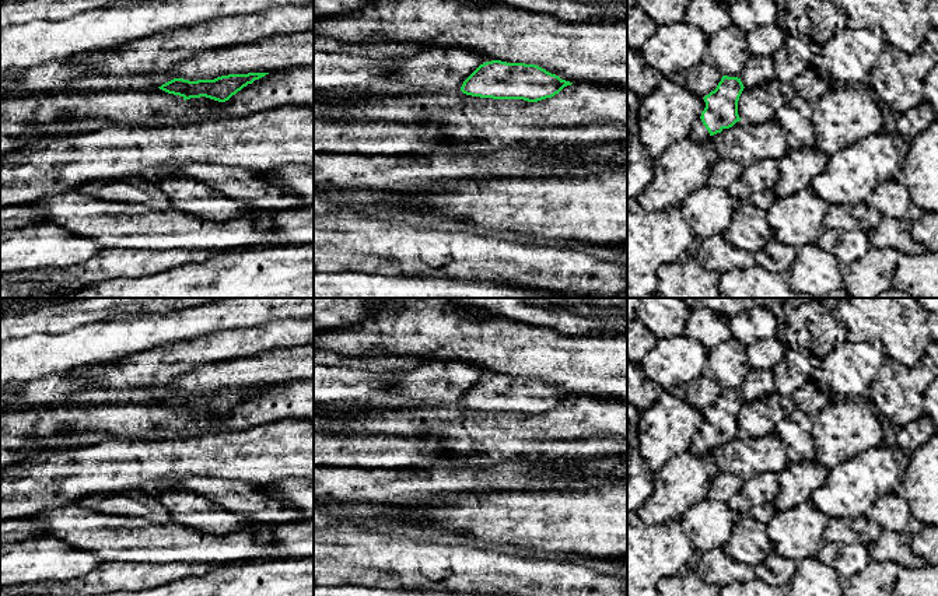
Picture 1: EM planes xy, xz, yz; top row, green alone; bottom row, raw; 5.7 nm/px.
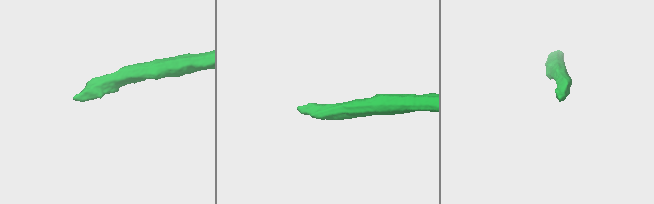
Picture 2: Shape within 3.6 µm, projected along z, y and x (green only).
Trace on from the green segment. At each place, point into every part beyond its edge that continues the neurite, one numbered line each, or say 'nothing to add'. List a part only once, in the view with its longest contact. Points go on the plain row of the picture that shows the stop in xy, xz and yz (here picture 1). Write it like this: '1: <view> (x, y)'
1: yz (699, 445)

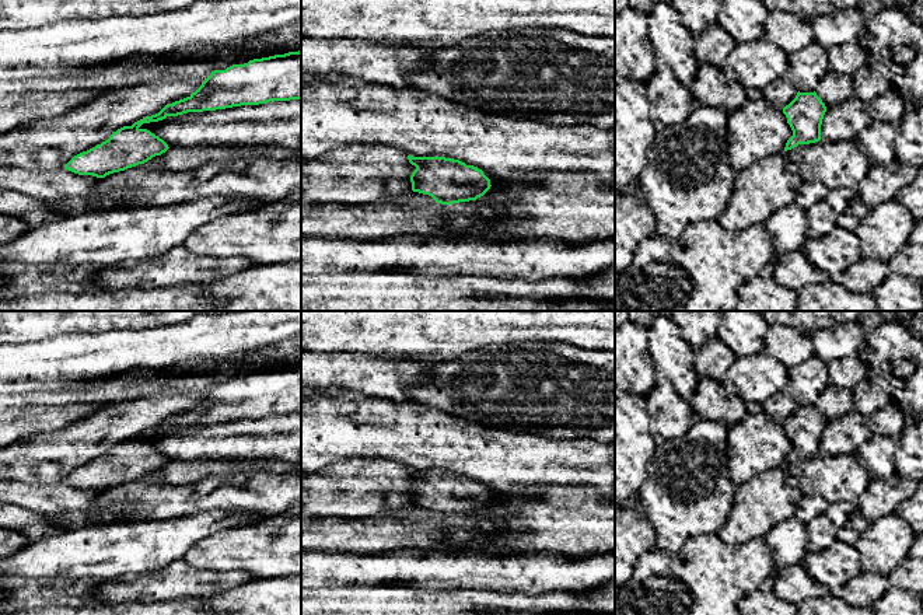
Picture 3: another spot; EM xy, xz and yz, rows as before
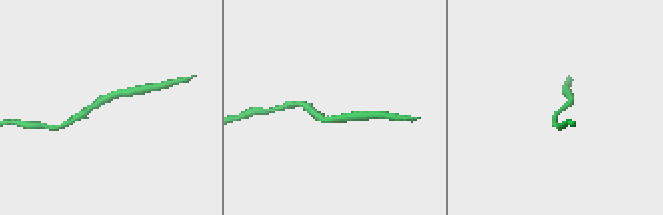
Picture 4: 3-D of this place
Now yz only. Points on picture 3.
nothing to add

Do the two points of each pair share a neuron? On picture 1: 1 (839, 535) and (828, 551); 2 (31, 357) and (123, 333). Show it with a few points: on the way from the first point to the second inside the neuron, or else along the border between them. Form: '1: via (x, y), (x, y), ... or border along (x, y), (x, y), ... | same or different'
1: border along (825, 542), (863, 543), (867, 547) | different
2: via (53, 353), (63, 353), (101, 342) | same

